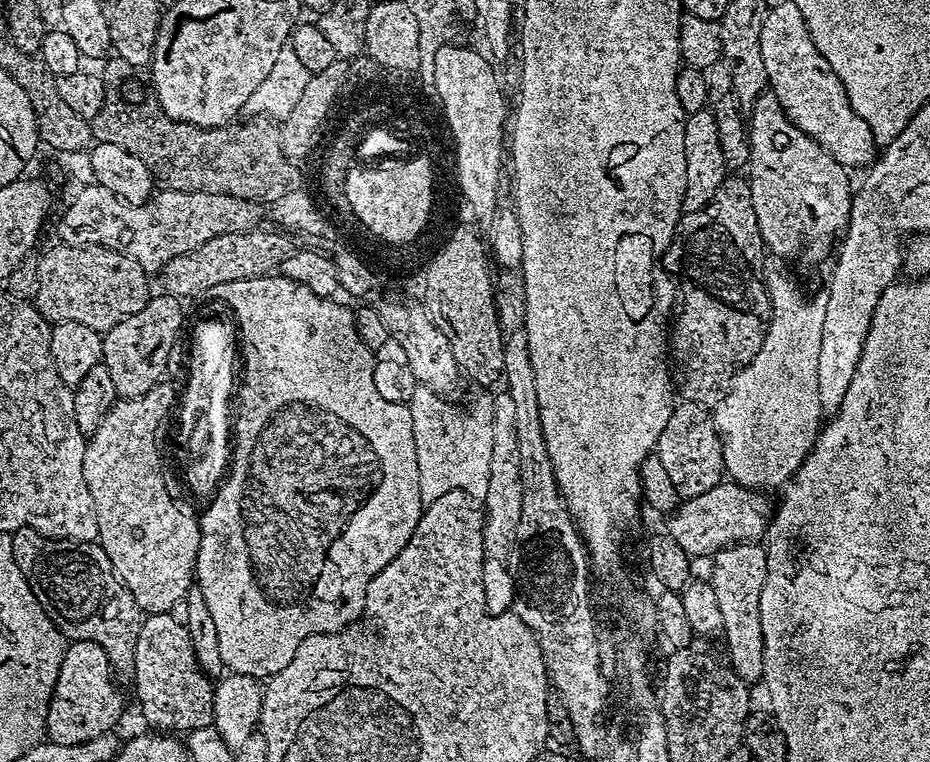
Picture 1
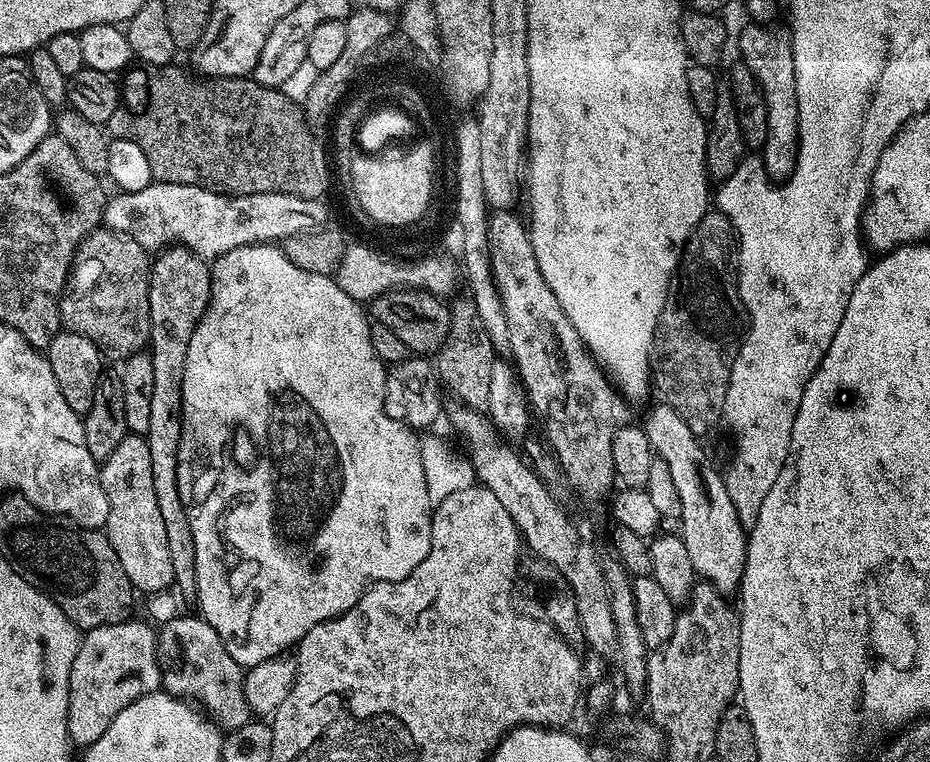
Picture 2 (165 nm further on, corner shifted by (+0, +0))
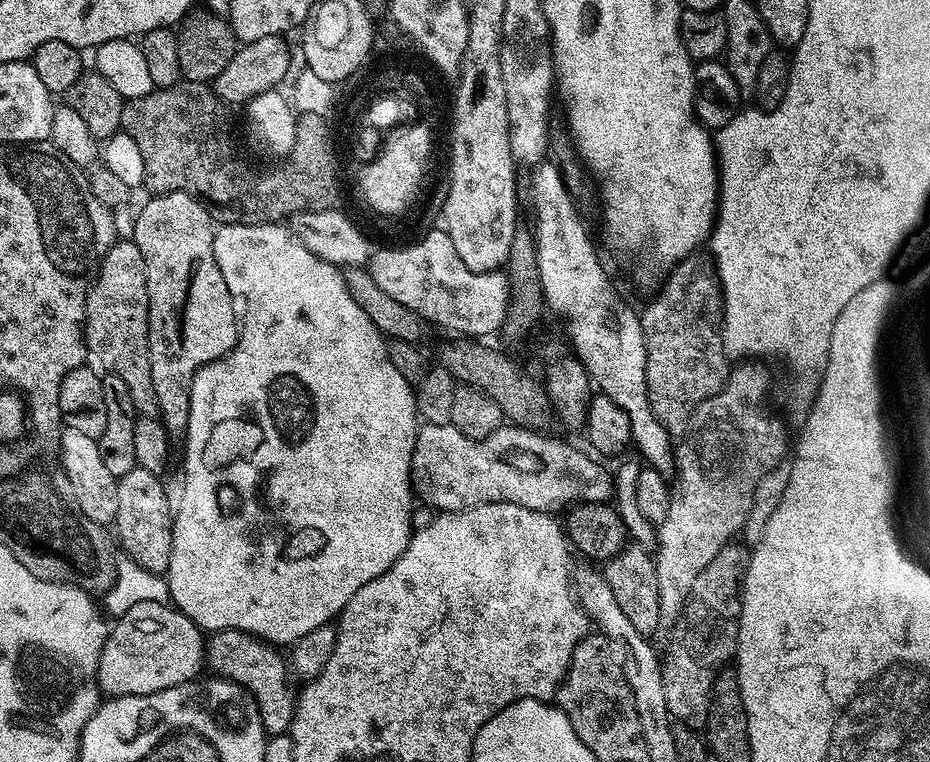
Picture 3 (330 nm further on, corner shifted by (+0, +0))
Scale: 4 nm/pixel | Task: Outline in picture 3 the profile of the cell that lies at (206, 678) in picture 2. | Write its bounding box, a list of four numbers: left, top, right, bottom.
[206,628,296,736]

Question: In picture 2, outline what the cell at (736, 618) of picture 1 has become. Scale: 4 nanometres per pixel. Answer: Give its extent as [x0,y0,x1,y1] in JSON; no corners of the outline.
[642,402,748,593]

